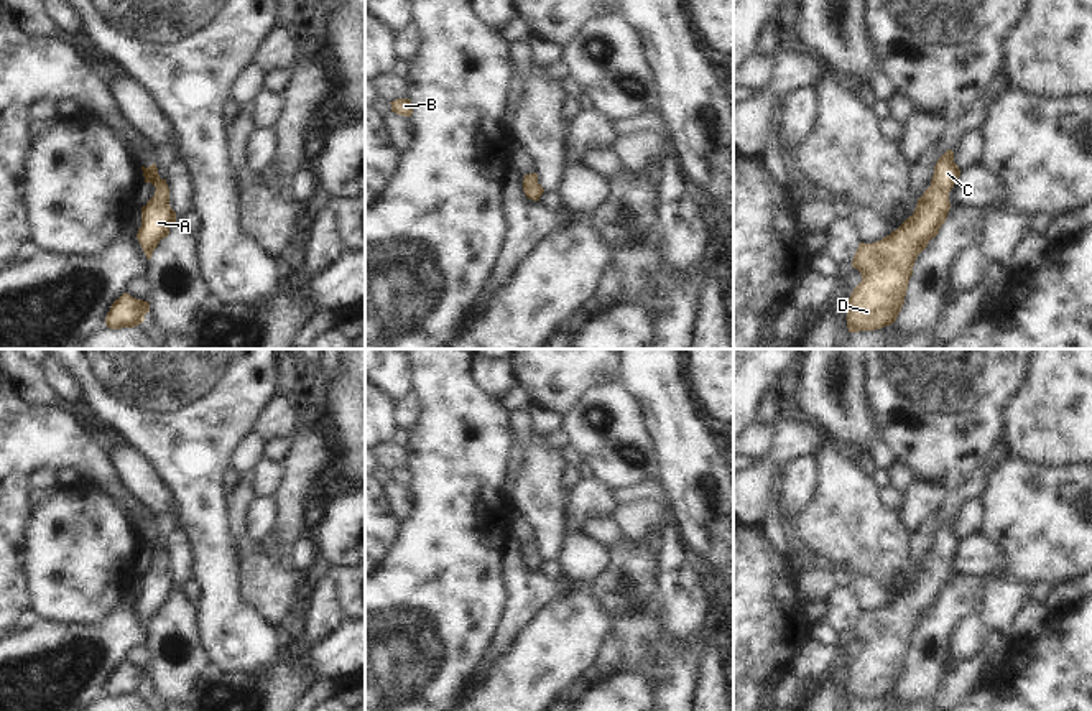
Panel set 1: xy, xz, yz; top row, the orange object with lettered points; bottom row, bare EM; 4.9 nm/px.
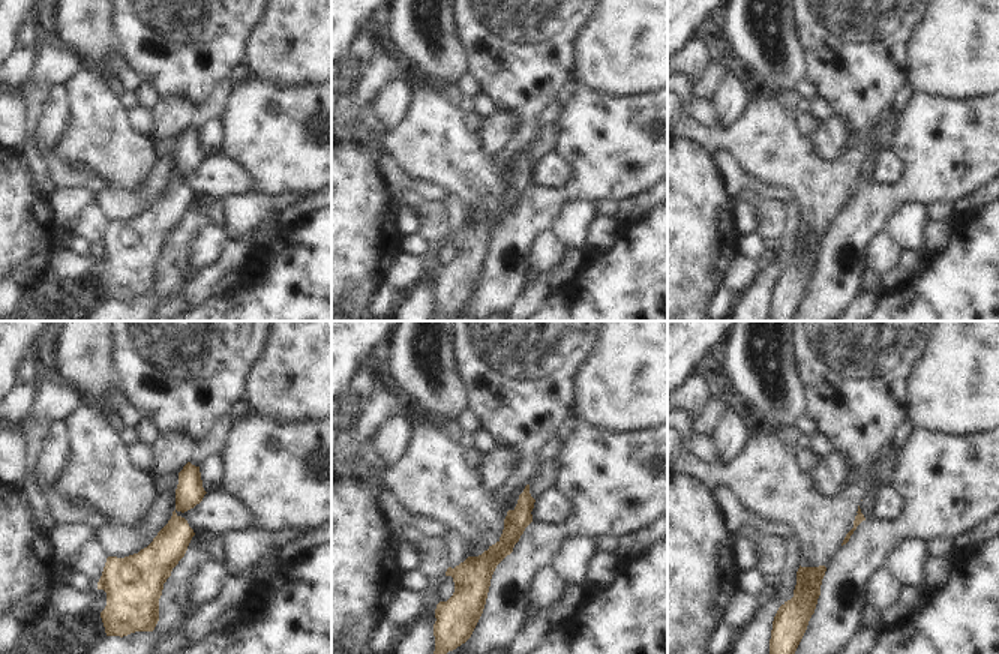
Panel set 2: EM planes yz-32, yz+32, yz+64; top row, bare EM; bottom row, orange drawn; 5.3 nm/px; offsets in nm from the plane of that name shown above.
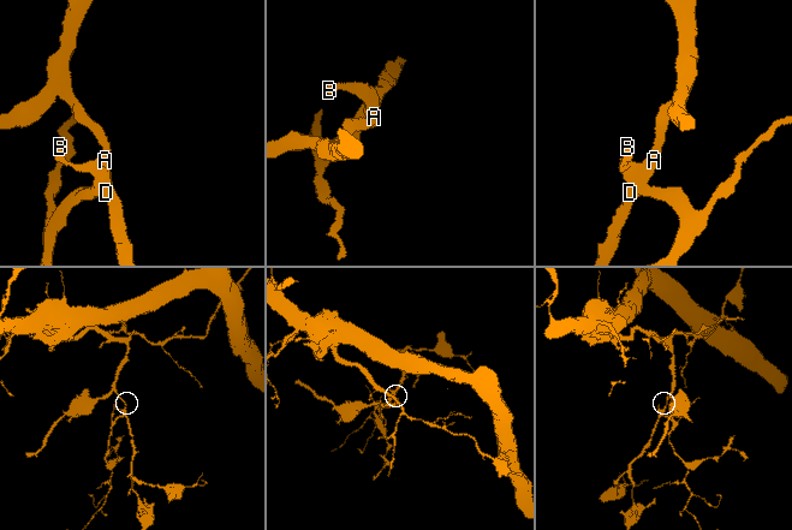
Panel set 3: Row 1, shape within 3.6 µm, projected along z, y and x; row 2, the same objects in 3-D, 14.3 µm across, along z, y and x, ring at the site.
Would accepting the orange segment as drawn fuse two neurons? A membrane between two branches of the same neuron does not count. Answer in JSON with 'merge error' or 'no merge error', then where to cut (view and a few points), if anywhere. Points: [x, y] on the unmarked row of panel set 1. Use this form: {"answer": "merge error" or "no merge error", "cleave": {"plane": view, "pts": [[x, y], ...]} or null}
{"answer": "no merge error", "cleave": null}

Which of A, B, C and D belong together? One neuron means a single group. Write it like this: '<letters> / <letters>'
A B C D

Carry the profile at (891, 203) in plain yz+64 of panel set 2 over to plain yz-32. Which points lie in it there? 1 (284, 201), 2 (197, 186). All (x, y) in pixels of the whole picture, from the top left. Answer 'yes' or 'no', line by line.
1: no
2: no

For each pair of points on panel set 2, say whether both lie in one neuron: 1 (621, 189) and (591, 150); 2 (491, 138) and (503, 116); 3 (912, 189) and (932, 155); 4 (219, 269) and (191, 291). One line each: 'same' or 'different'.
1: same
2: same
3: same
4: same

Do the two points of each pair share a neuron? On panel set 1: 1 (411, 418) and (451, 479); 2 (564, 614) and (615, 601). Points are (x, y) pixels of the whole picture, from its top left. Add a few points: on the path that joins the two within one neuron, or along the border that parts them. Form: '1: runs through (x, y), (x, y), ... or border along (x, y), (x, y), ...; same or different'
1: border along (416, 392), (423, 405), (423, 417), (410, 432); different
2: border along (589, 591), (614, 618); different

